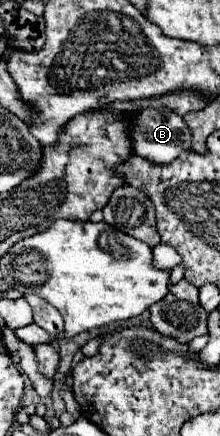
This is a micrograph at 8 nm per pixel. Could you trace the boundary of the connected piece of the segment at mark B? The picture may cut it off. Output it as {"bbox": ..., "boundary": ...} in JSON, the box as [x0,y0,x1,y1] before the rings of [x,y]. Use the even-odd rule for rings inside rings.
{"bbox":[131,110,191,164],"boundary":[[[145,110],[131,118],[135,154],[155,164],[173,162],[181,150],[191,148],[191,134],[185,120],[173,112]]]}

